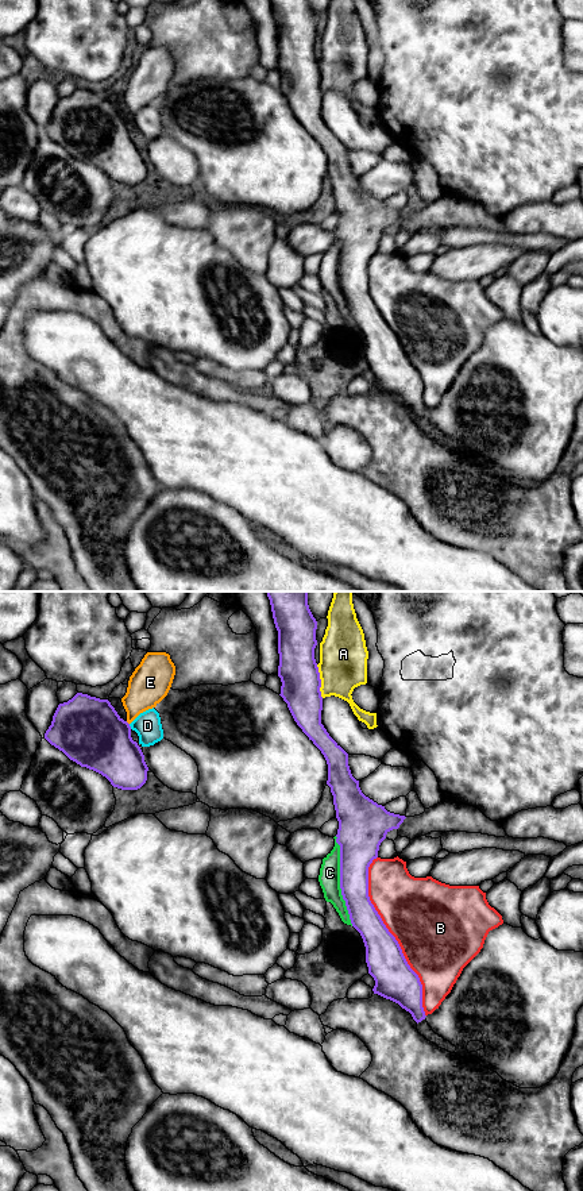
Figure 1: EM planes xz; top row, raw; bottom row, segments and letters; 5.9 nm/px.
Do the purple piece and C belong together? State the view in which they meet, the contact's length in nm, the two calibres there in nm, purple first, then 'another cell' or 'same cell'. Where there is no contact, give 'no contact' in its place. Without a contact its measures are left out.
xz | 550 nm | 240/130 nm | same cell

